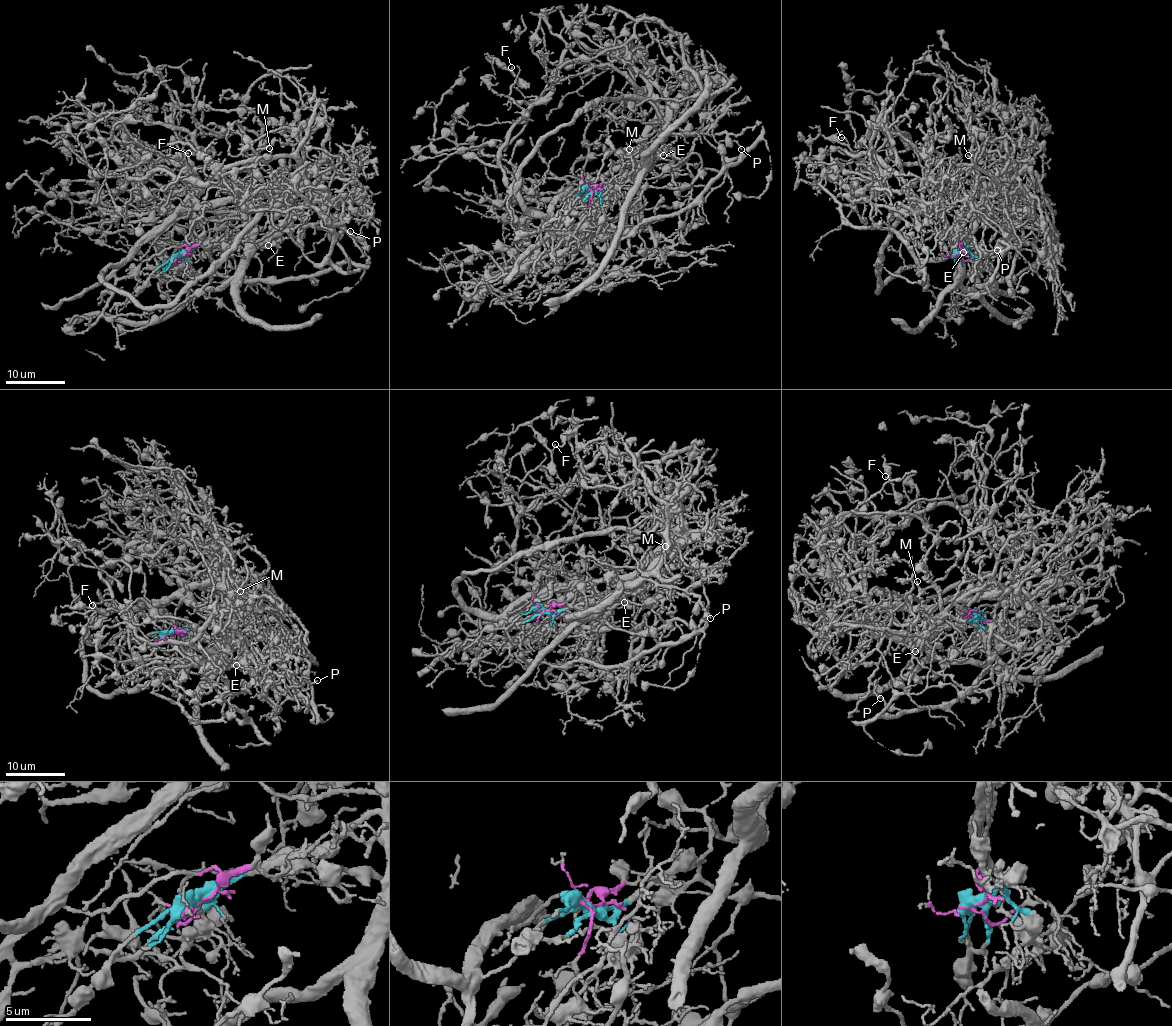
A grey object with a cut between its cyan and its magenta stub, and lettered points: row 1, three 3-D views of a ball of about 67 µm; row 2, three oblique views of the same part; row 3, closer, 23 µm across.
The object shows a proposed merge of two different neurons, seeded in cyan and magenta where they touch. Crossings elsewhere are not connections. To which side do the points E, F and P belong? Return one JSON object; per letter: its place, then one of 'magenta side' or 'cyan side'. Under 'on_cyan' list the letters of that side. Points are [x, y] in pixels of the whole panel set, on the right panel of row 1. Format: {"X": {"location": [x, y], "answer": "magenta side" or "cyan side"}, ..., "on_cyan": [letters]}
{"E": {"location": [963, 252], "answer": "cyan side"}, "F": {"location": [841, 137], "answer": "magenta side"}, "P": {"location": [997, 250], "answer": "cyan side"}, "on_cyan": ["E", "P"]}

